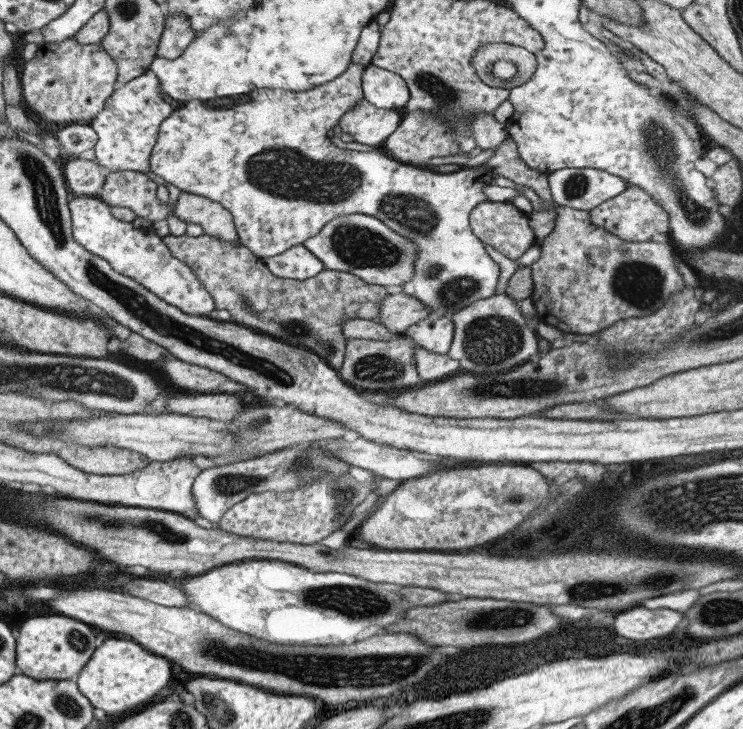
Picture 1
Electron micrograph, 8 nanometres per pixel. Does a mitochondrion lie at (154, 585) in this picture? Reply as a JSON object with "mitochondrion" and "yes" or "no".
{"mitochondrion":"no"}

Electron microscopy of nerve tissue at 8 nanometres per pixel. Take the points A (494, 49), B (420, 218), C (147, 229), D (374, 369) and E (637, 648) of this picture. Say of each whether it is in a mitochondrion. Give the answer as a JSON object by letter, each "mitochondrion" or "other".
{"A":"other","B":"mitochondrion","C":"other","D":"mitochondrion","E":"other"}

